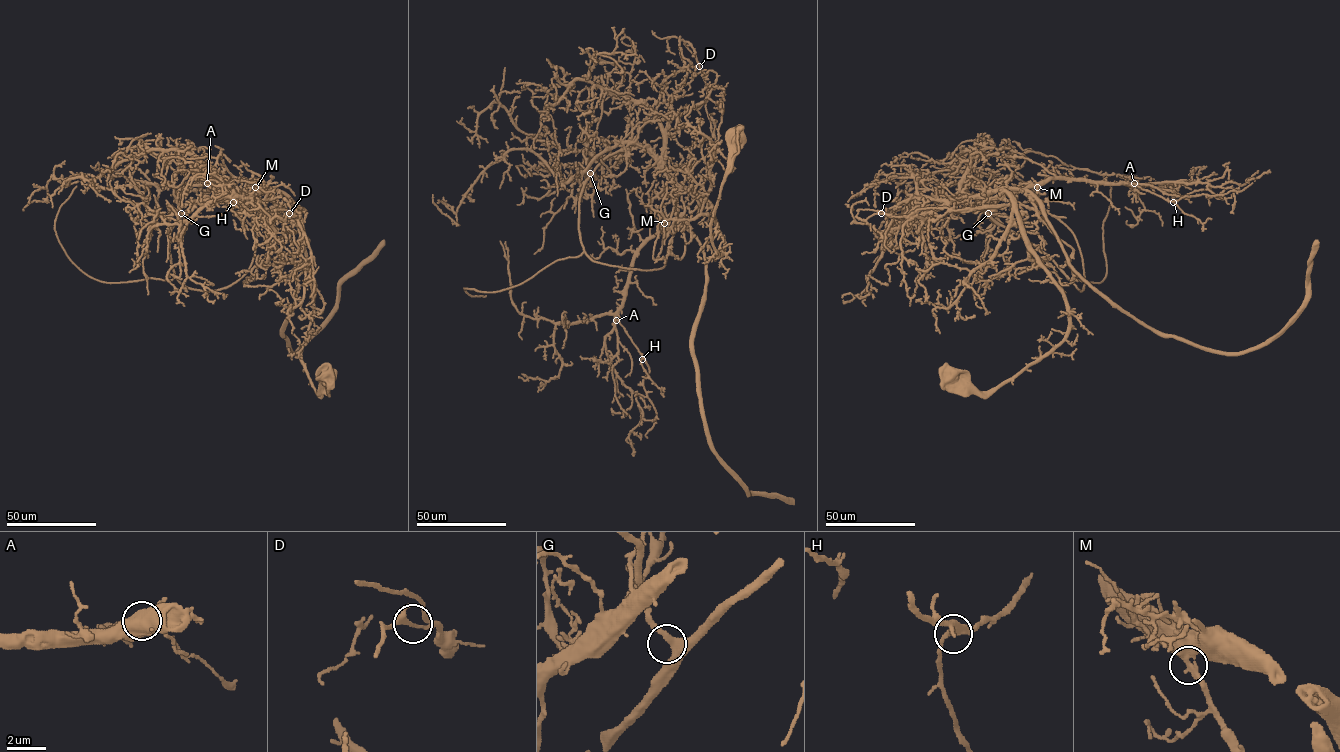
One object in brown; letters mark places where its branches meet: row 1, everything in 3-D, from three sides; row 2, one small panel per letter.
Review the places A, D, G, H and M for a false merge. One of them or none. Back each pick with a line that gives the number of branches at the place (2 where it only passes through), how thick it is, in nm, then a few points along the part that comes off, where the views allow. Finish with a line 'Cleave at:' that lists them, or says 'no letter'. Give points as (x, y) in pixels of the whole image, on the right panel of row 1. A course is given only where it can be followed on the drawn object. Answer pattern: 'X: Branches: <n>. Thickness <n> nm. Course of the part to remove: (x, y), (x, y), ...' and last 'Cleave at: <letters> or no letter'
D: Branches: 2. Thickness 100 nm. Course of the part to remove: (881, 213), (1045, 211), (1073, 233), (1085, 284), (1081, 291), (999, 224), (959, 171), (877, 177), (873, 205)
Cleave at: D

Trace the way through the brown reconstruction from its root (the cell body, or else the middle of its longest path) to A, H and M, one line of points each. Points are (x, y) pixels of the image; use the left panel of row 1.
A: (329, 374), (331, 378), (317, 392), (302, 362), (314, 281), (295, 206), (280, 192), (245, 178), (207, 183)
H: (329, 374), (317, 392), (302, 362), (314, 281), (295, 206), (245, 178), (206, 184), (233, 202)
M: (329, 374), (331, 378), (317, 392), (302, 362), (314, 281), (295, 206), (280, 192), (255, 187)

